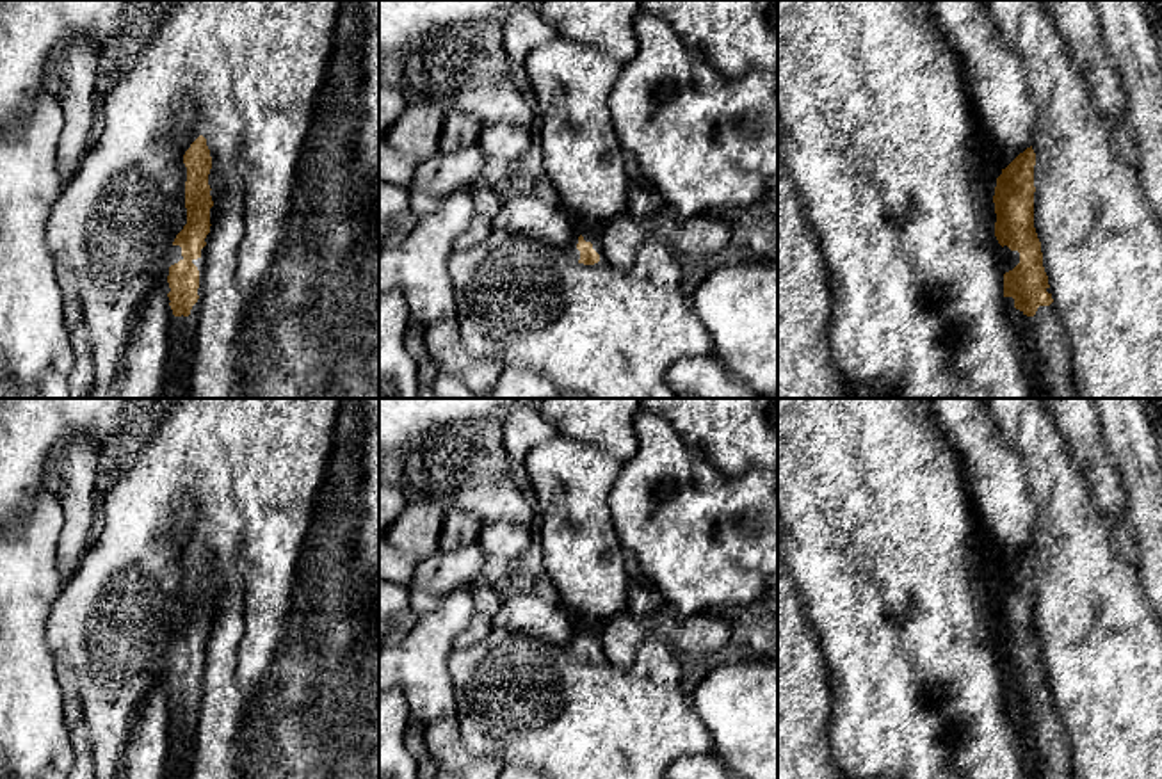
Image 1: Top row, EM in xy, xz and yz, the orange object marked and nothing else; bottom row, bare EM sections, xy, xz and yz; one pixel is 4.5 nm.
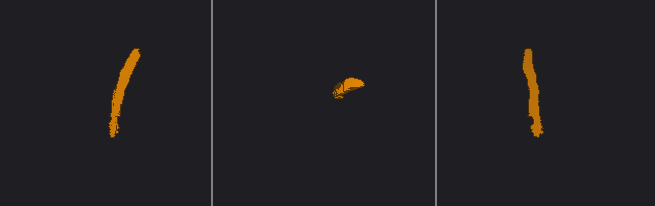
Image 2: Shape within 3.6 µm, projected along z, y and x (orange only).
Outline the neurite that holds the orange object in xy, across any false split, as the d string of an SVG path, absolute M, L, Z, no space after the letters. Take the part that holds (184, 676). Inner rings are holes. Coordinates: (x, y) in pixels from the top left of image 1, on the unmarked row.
M203 534L185 550L183 562L187 566L187 622L173 640L164 676L169 711L165 779L189 779L196 751L205 637L210 631L210 606L214 605L208 583L212 555Z

